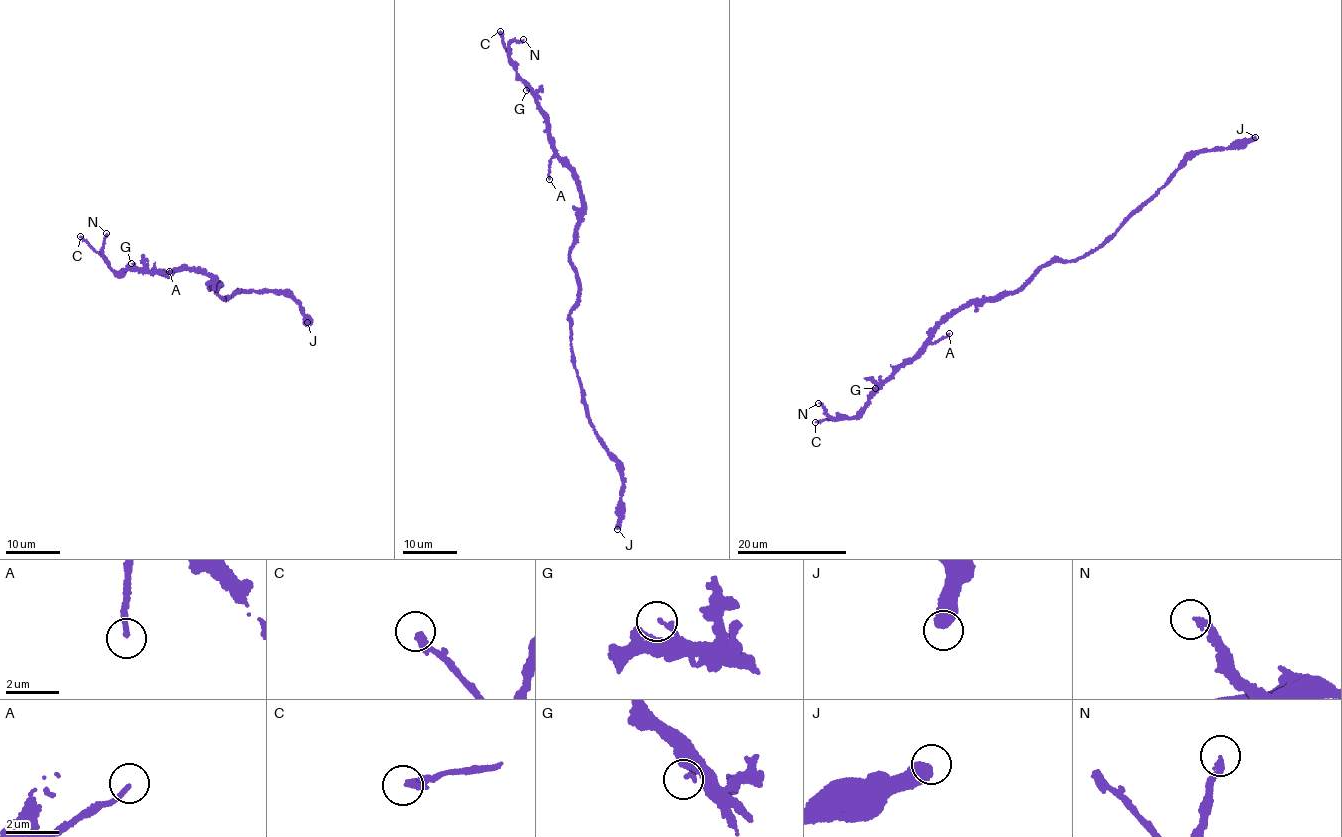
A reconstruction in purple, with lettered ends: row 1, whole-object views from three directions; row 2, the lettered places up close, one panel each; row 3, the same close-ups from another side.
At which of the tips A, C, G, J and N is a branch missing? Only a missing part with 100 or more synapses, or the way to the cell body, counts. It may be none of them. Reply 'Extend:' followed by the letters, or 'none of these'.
Extend: none of these

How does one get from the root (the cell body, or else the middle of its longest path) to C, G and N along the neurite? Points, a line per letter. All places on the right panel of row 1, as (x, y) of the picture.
C: (1024, 282), (1016, 289), (942, 316), (925, 344), (880, 381), (857, 415), (815, 422)
G: (1024, 282), (1016, 289), (963, 306), (942, 316), (916, 354), (897, 365), (875, 388)
N: (1024, 282), (1016, 289), (942, 316), (925, 344), (880, 381), (857, 415), (836, 420), (818, 403)

